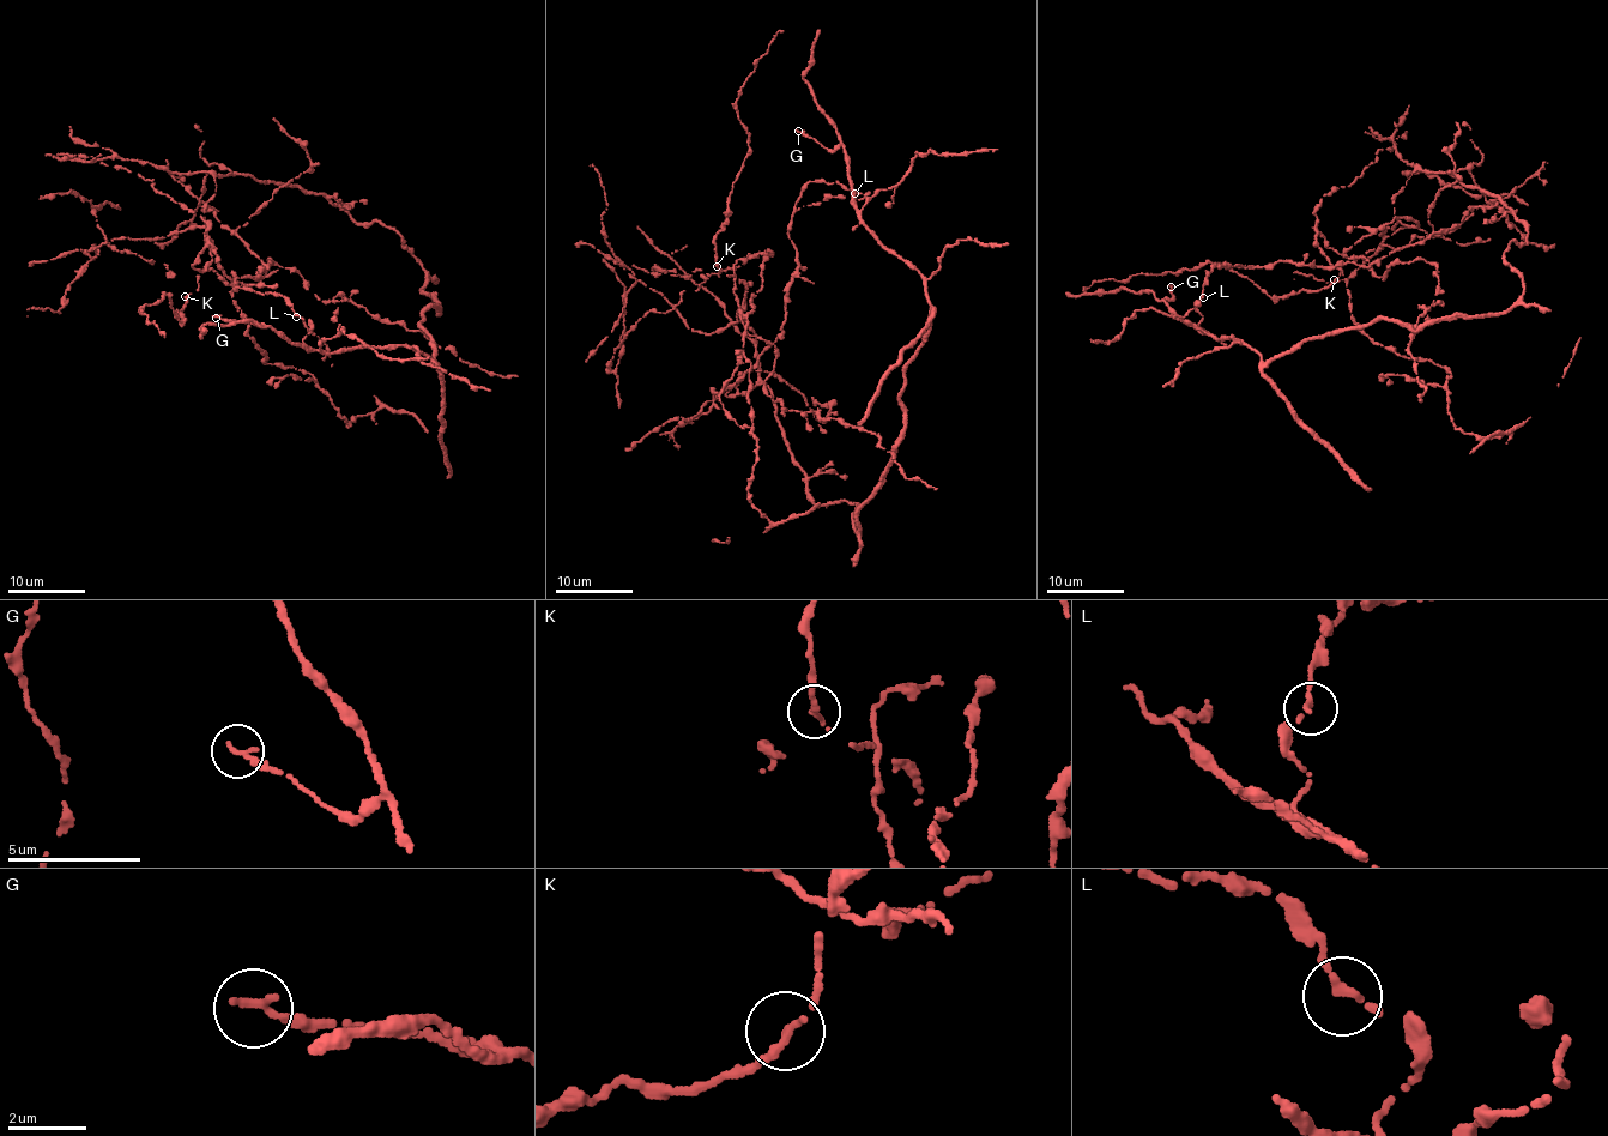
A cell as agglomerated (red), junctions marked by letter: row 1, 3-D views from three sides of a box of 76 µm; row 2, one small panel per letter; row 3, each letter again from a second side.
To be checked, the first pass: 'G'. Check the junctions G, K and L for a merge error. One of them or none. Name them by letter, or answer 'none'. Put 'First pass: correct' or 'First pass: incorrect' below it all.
none
First pass: incorrect

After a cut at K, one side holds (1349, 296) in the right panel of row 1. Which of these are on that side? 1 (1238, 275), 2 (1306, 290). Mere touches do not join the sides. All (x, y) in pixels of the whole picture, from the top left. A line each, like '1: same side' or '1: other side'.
1: other side
2: other side

